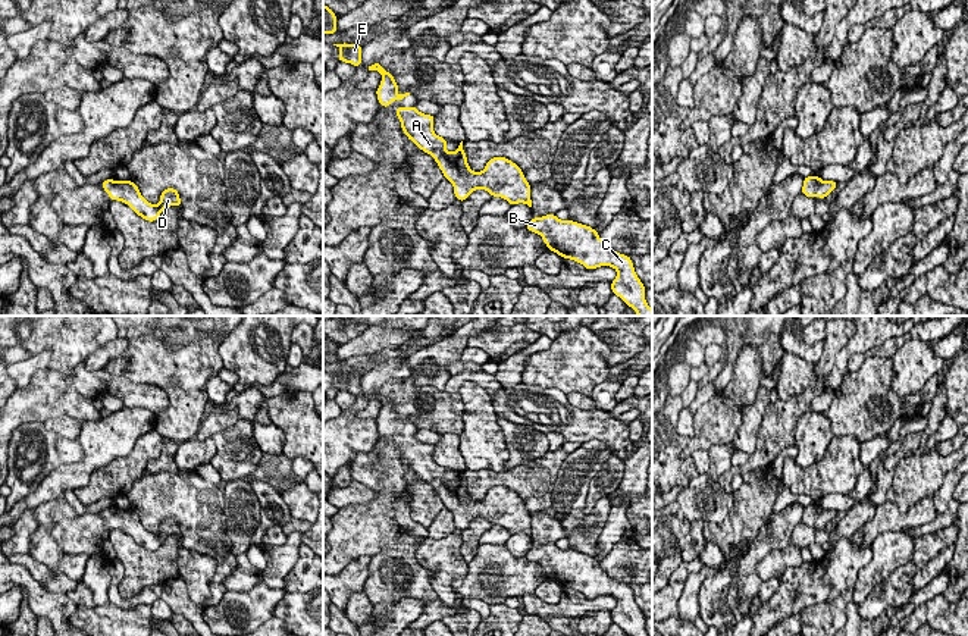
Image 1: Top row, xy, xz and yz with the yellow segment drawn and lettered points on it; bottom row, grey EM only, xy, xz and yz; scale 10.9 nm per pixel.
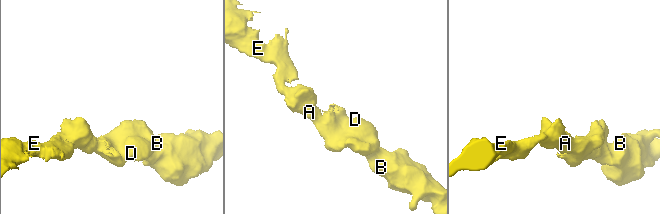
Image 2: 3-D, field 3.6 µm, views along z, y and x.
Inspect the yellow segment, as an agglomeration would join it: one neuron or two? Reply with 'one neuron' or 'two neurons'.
one neuron

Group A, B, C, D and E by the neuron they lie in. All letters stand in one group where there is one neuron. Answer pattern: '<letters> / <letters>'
A B C D E

